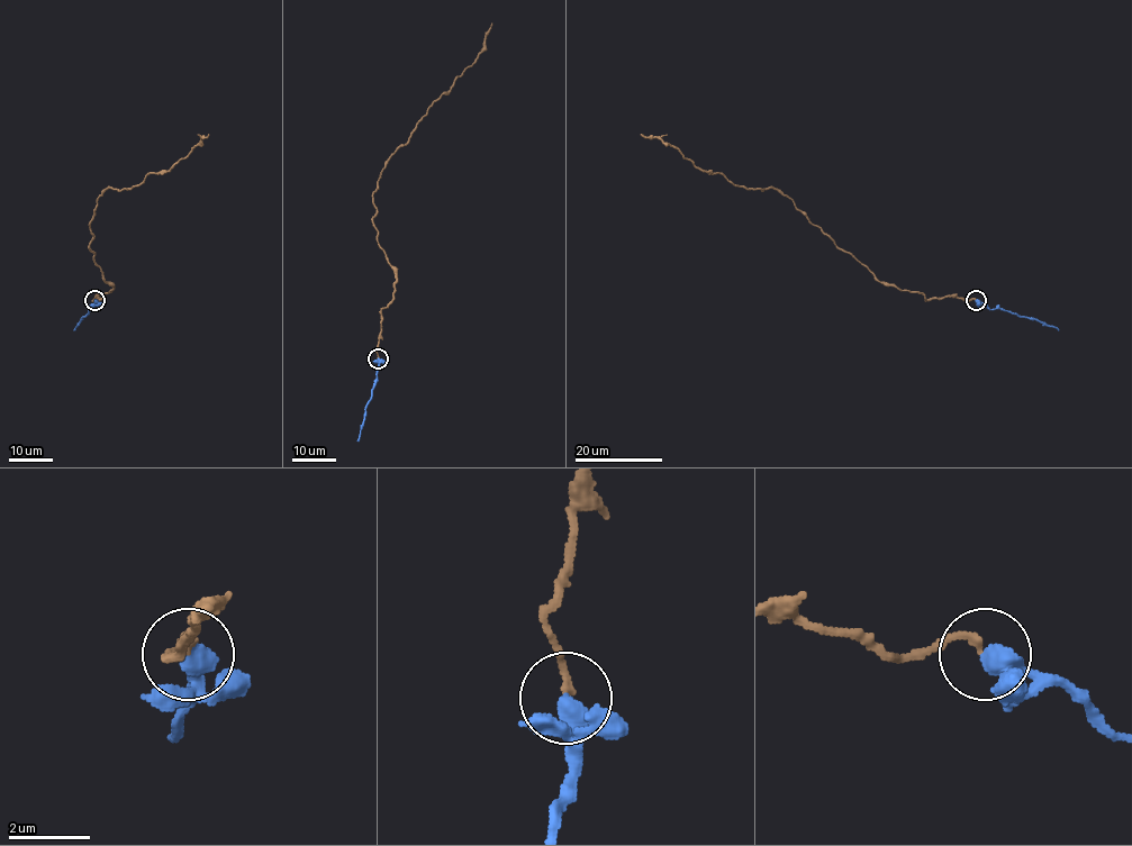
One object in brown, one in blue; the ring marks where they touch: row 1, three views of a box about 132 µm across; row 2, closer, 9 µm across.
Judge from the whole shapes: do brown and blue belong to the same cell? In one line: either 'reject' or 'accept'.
accept

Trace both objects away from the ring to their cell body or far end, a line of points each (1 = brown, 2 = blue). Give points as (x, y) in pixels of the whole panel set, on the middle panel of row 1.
1: (378, 357), (381, 309), (394, 298), (396, 276), (377, 240), (372, 193), (391, 155), (476, 61), (491, 24)
2: (378, 358), (374, 385), (358, 440)

